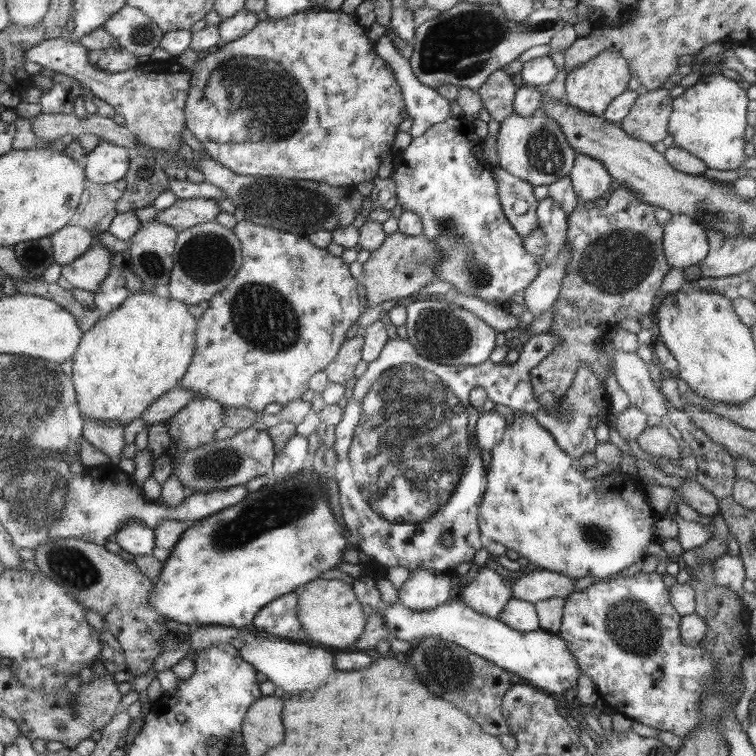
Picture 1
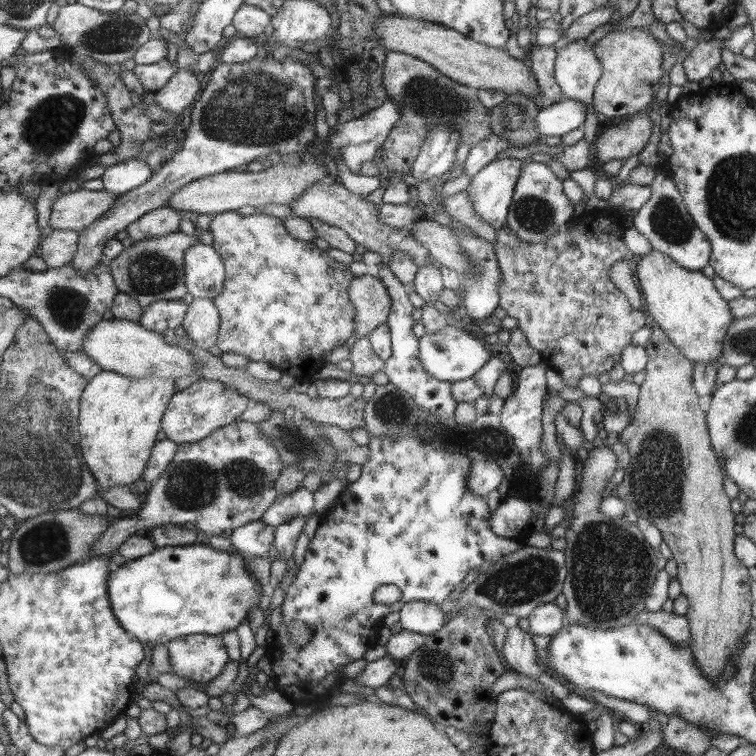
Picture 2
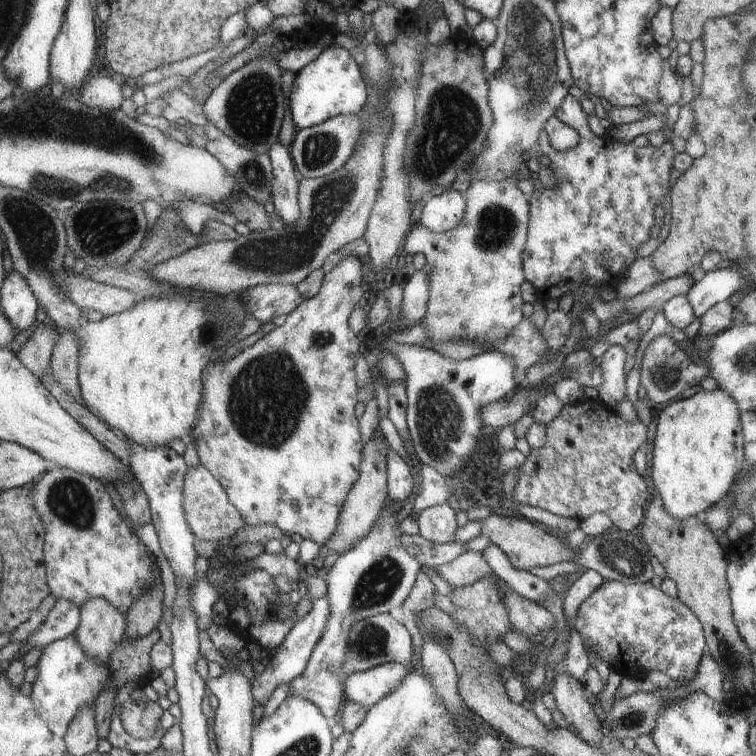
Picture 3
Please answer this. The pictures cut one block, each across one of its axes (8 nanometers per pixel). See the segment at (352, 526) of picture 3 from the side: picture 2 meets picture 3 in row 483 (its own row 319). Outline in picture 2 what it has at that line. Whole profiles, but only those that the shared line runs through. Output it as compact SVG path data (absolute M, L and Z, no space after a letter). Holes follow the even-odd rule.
M365 274L353 280L353 304L357 304L357 338L369 336L381 324L387 324L391 312L391 296L387 286Z

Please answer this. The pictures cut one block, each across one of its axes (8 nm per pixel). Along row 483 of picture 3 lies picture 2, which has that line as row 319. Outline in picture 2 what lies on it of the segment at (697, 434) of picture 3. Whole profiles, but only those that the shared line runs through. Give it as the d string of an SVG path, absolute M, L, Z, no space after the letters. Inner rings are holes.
M649 252L639 258L633 268L637 288L643 294L643 308L647 316L651 316L651 324L659 326L673 346L681 350L689 358L689 362L697 364L719 364L723 356L723 340L733 324L731 320L731 304L727 304L711 280L701 272L691 272L677 266L669 256L661 252Z

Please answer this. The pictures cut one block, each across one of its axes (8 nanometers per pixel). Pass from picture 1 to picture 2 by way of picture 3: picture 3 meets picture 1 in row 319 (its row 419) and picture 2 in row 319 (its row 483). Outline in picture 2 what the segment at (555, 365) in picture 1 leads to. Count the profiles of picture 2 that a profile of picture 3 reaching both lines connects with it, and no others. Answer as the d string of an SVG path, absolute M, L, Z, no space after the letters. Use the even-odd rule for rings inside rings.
M591 204L581 216L573 218L569 232L559 232L543 242L525 242L513 234L513 230L501 228L495 230L495 254L499 270L503 272L503 284L499 288L501 302L499 306L507 316L517 320L519 330L525 334L529 346L541 354L547 370L553 370L567 388L579 388L581 378L607 374L611 366L621 364L621 352L629 346L631 334L639 332L645 324L645 316L631 312L631 304L623 292L611 282L611 268L617 262L629 262L631 252L623 242L625 224L621 220L621 208L611 208L603 204ZM569 242L575 242L575 248L569 248Z

